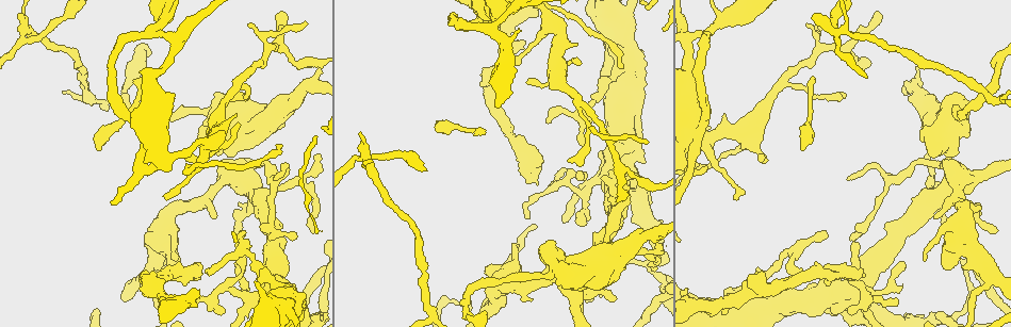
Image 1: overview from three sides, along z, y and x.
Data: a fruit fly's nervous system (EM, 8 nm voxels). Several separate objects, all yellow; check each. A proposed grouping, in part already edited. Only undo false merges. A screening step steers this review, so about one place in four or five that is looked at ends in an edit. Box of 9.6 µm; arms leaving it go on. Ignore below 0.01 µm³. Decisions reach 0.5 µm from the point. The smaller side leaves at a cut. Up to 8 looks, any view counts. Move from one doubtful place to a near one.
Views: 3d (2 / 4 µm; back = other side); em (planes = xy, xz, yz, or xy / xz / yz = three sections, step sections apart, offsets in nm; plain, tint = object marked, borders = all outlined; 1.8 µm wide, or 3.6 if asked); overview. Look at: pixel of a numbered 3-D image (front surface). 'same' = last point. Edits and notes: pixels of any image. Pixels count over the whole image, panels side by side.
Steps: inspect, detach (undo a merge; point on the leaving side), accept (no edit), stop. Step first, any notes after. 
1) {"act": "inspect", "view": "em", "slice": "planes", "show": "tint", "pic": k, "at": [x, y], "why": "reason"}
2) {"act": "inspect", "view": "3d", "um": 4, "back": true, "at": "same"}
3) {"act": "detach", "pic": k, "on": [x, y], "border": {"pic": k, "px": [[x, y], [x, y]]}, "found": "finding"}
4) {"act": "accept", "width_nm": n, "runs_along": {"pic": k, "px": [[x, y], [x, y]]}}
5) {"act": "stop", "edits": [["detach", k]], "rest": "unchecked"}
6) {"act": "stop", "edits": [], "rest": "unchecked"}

{"act": "inspect", "view": "3d", "um": 4, "pic": 1, "at": [949, 117], "why": "thin neck"}

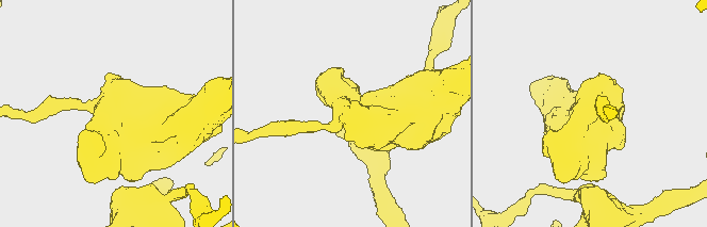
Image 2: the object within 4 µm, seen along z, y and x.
{"act": "inspect", "view": "em", "um": 3.6, "slice": "planes", "show": "tint", "pic": 2, "at": [589, 117]}

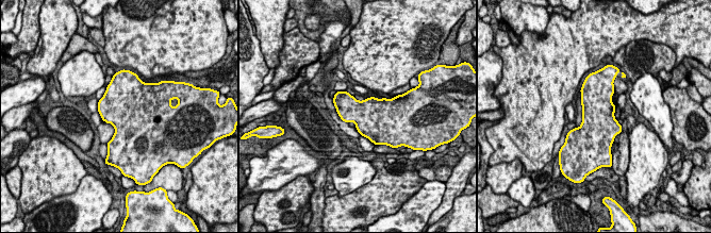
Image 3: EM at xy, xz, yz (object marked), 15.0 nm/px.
{"act": "accept", "found": "continuous, no second cell"}

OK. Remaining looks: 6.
{"act": "inspect", "view": "3d", "um": 4, "pic": 1, "at": [249, 184], "why": "looks like a crossing"}

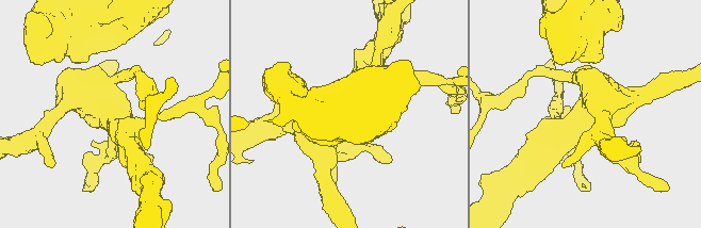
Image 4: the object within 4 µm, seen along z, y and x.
{"act": "inspect", "view": "em", "slice": "planes", "show": "tint", "pic": 4, "at": [109, 110], "why": "need the tissue"}

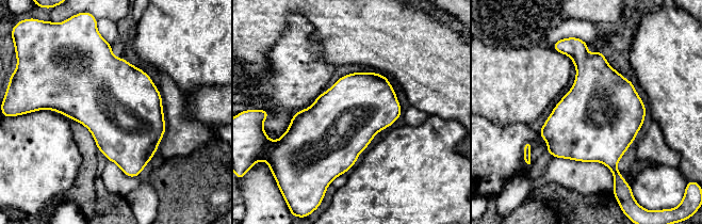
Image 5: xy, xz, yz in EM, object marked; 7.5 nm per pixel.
{"act": "accept", "found": "continuous, no second cell"}

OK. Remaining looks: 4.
{"act": "inspect", "view": "3d", "um": 4, "pic": 1, "at": [823, 301], "why": "sudden change in width"}

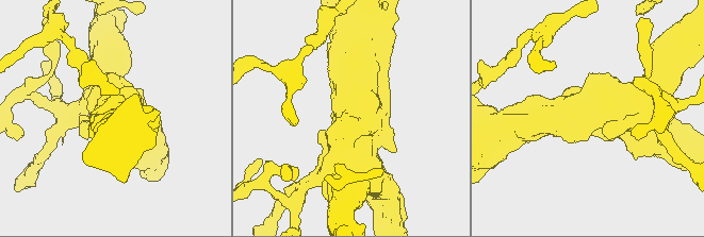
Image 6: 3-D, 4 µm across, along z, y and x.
{"act": "inspect", "view": "em", "um": 3.6, "slice": "planes", "show": "tint", "pic": 6, "at": [371, 117], "arms": 3, "arm_widths_nm": [240, 600, 700], "why": "shape alone is not enough"}

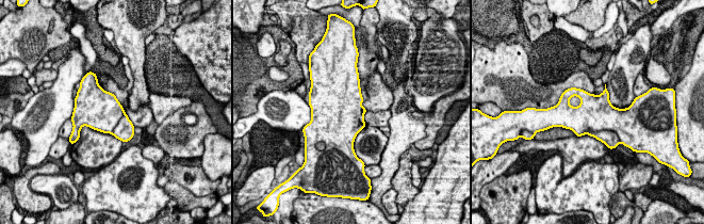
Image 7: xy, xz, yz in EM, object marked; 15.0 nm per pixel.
{"act": "detach", "pic": 7, "on": [610, 139], "width_nm": 550, "border": {"pic": 7, "px": [[586, 133], [612, 130], [618, 138]]}, "found": "two cells meet here"}

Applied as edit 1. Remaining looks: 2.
{"act": "stop", "edits": [["detach", 7]], "rest": "unchecked"}

